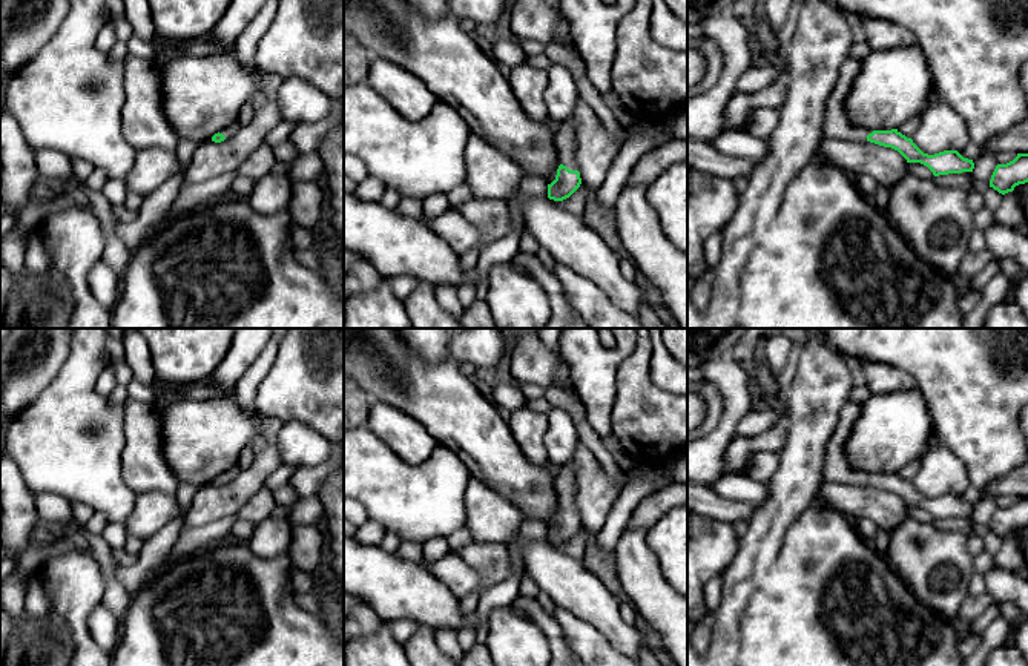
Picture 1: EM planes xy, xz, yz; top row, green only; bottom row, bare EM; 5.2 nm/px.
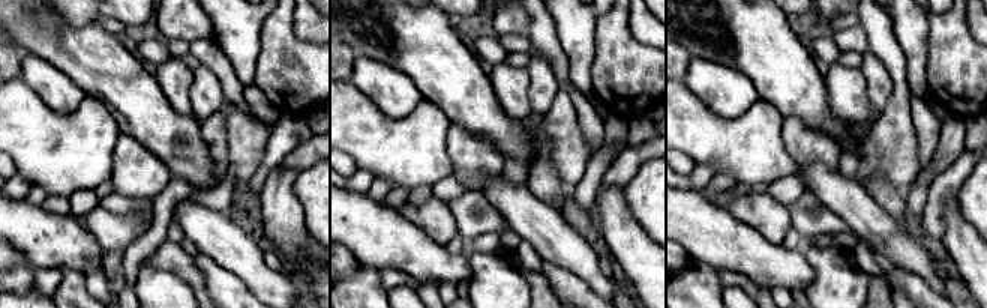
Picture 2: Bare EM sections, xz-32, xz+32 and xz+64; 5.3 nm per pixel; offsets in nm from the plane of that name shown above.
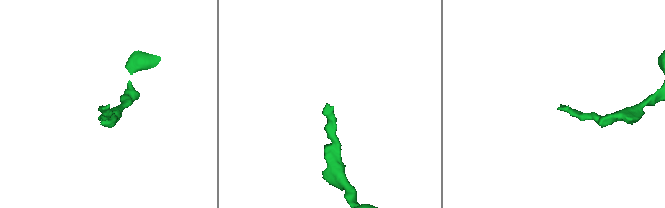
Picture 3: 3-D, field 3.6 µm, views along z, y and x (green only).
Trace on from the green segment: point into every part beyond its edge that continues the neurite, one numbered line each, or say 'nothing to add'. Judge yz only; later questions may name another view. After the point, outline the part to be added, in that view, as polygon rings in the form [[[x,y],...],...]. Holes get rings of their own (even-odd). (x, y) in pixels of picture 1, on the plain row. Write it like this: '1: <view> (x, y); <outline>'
1: yz (836, 468); [[[847,402],[841,413],[836,428],[825,447],[824,480],[847,485],[867,485],[867,479],[873,474],[855,470],[845,457],[845,442],[861,413],[861,405]]]

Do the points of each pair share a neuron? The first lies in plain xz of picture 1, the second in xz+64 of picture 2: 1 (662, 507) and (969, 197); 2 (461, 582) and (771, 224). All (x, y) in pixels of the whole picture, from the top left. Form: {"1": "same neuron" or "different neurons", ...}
{"1": "different neurons", "2": "same neuron"}

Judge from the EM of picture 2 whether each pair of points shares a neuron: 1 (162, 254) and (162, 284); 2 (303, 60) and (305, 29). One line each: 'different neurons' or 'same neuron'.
1: different neurons
2: different neurons

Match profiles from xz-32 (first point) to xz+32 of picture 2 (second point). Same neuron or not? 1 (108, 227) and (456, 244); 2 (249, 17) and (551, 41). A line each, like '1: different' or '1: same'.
1: different
2: different

